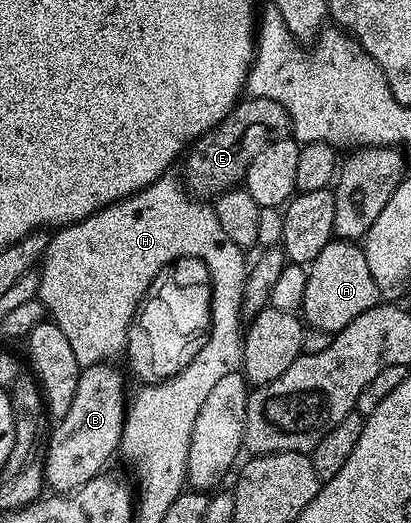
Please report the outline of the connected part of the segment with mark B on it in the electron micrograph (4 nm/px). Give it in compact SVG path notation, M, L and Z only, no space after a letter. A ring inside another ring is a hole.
M100 363L84 368L79 375L77 395L73 395L73 403L65 415L54 422L46 439L46 457L44 459L43 476L48 486L56 494L72 493L77 487L89 483L89 479L100 476L111 456L119 450L119 440L123 434L123 424L127 421L129 393L123 390L123 377L114 369L114 364Z

